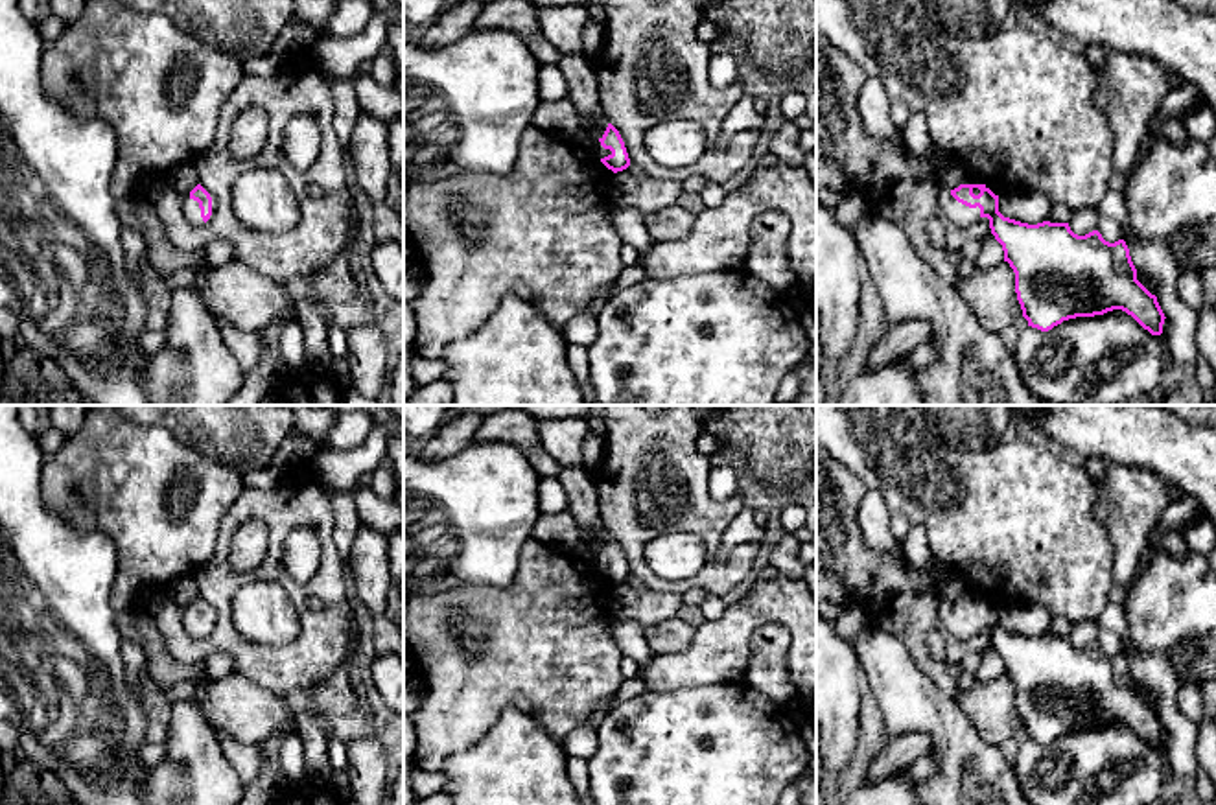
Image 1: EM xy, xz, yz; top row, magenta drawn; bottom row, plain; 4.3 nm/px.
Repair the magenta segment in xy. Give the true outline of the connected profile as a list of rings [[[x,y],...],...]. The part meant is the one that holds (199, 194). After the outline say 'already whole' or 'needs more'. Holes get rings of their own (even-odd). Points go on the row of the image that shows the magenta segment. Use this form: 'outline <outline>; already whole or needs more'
outline [[[201,184],[182,195],[182,214],[192,225],[203,225],[212,219],[216,208],[216,199]]]; needs more

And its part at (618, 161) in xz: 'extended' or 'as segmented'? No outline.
extended

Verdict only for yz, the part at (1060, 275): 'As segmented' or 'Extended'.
Extended

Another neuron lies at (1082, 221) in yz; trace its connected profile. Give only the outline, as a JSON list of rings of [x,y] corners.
[[[1087,206],[1087,208],[1080,208],[1080,210],[1072,212],[1072,216],[1069,219],[1069,227],[1074,234],[1085,236],[1085,234],[1096,230],[1098,219],[1100,219],[1098,210]]]

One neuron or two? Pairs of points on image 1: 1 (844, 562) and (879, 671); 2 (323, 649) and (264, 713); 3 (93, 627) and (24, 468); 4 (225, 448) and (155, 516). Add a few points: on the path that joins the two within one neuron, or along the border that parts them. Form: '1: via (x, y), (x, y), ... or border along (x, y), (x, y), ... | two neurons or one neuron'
1: border along (868, 621), (888, 630), (905, 645) | two neurons
2: border along (244, 675), (282, 693) | two neurons
3: via (93, 588), (93, 583), (24, 514), (24, 507) | one neuron
4: border along (175, 437), (240, 474) | two neurons

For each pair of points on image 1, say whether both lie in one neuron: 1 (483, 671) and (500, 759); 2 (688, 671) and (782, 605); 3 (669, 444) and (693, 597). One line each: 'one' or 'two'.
1: two
2: one
3: two

